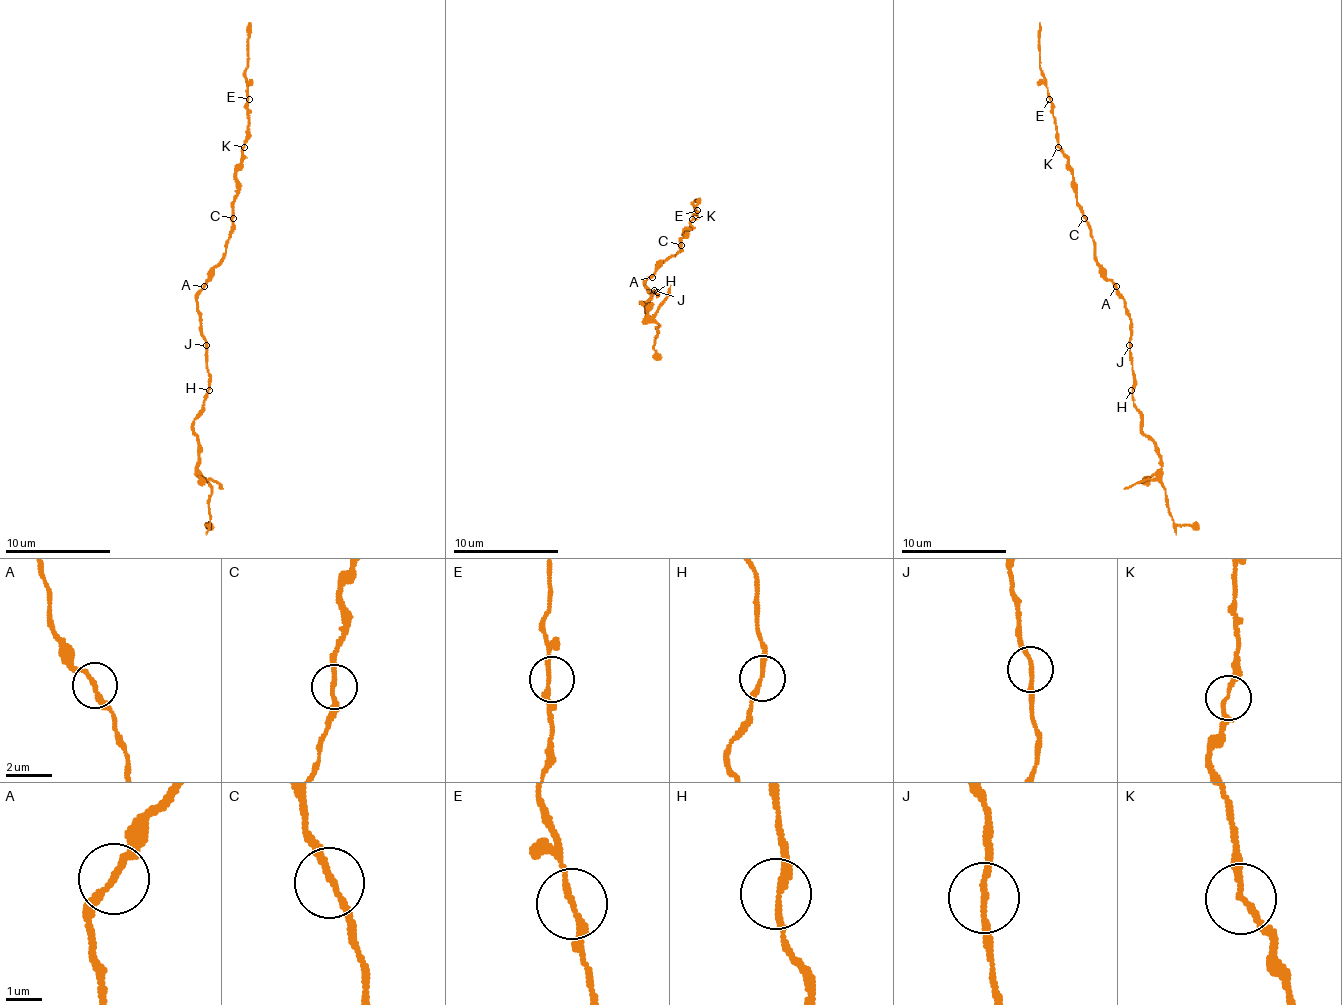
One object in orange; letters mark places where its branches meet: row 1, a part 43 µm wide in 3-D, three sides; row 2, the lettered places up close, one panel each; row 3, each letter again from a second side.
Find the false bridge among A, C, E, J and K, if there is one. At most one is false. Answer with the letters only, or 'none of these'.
J

